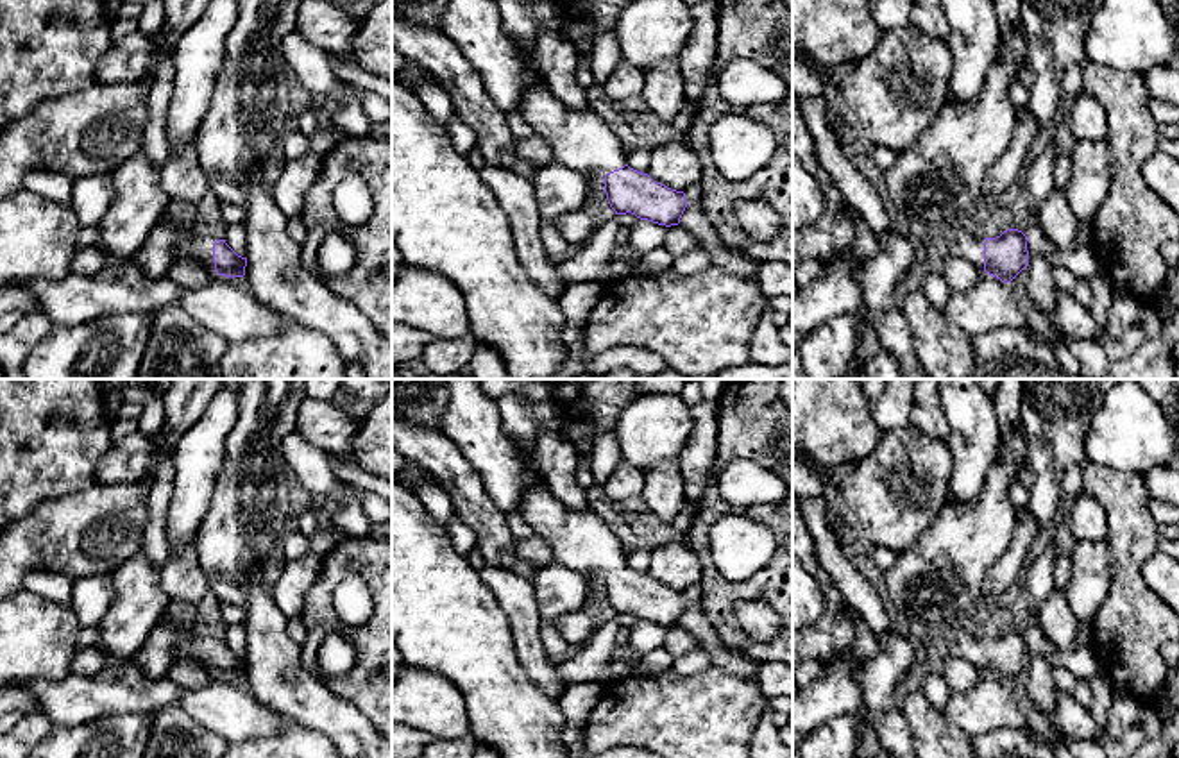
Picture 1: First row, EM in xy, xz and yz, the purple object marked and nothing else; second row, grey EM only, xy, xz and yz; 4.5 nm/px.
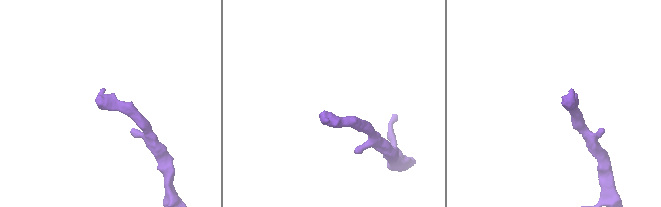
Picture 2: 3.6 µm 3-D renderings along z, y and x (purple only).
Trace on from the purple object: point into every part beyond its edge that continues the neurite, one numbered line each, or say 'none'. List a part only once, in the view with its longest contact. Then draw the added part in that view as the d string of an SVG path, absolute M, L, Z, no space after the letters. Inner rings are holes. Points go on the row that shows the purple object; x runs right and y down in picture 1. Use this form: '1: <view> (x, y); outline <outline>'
1: xy (192, 247); outline M195 227L188 229L174 250L175 259L190 261L215 270L213 236L200 236Z

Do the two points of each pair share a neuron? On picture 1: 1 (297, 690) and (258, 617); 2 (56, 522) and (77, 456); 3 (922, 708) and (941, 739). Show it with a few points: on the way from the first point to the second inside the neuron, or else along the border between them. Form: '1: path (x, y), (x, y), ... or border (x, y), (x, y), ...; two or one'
1: path (283, 673), (274, 664), (267, 635); one
2: border (97, 483), (65, 496), (49, 497), (27, 513); two
3: path (922, 715), (934, 732); one

